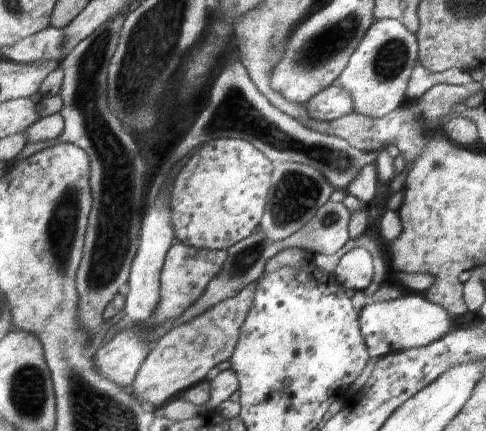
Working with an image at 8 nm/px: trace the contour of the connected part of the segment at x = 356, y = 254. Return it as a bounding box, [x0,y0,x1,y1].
[335,247,374,291]

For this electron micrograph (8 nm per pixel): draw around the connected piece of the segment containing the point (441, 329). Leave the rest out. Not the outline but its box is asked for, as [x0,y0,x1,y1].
[360,292,452,358]

